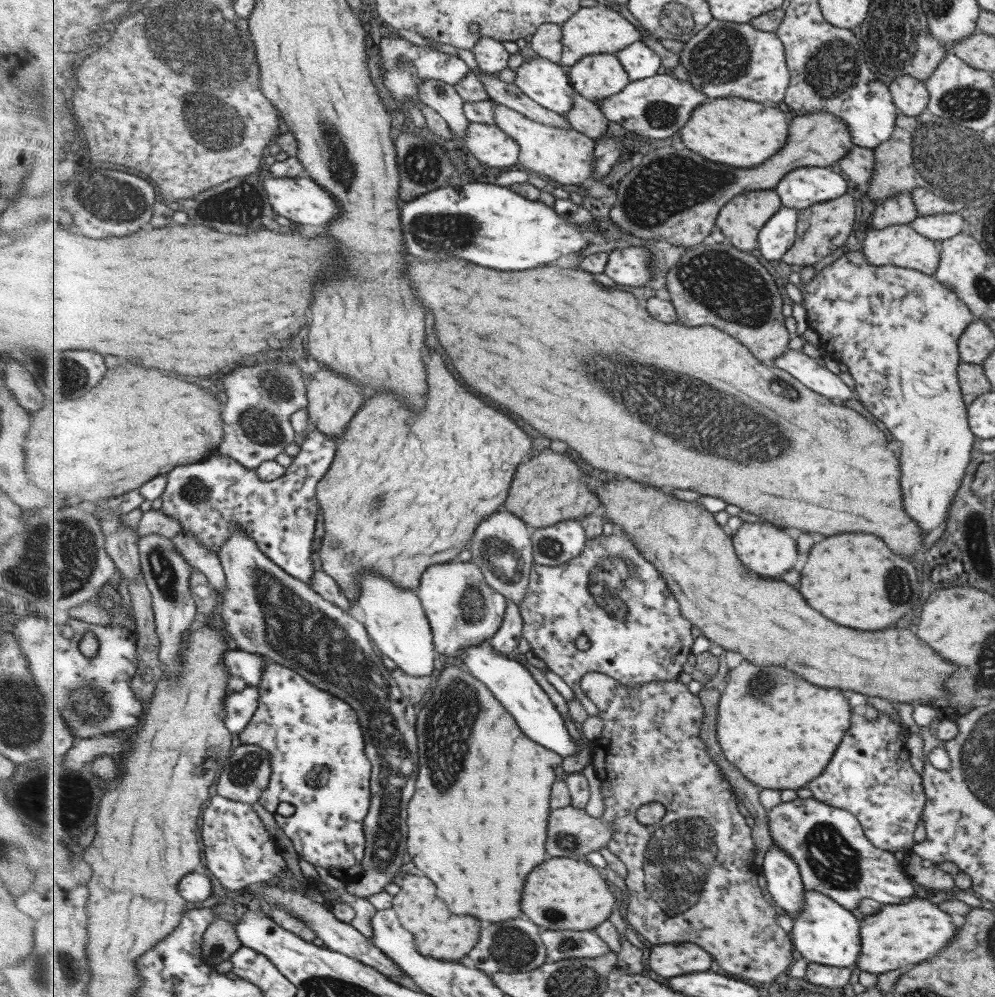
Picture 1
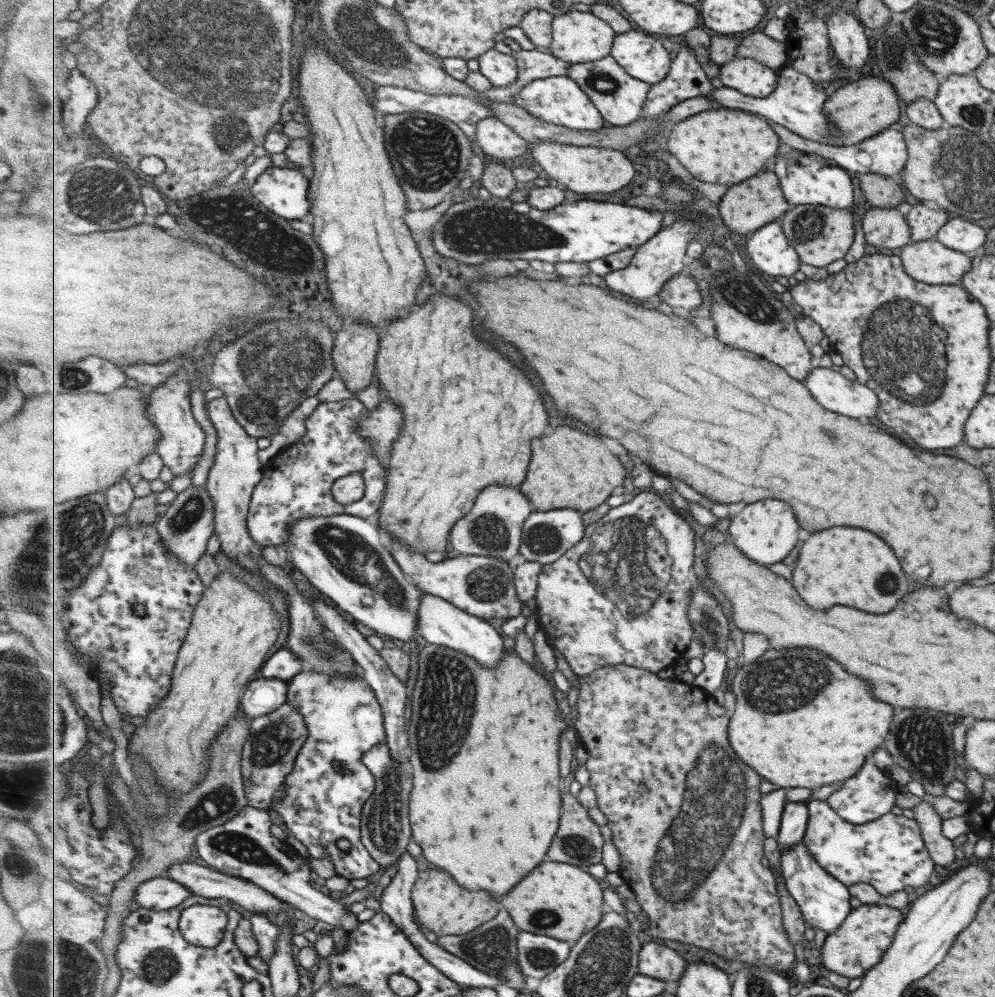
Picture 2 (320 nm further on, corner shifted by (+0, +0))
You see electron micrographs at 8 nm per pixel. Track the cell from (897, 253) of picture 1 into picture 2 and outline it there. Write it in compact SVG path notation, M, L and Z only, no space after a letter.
M934 238L908 242L896 252L903 272L927 285L958 285L971 268L971 257L948 249Z

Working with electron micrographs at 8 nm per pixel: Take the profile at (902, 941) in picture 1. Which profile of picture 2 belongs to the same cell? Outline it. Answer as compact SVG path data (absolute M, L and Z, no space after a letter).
M882 903L864 904L851 910L842 924L824 938L820 947L819 965L848 979L861 977L881 958L882 952L890 945L904 912Z

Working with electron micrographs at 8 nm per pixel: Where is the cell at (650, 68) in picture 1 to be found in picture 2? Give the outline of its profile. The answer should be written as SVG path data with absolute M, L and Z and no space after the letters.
M634 29L615 35L612 55L631 76L652 85L670 76L674 64L669 50L657 38Z

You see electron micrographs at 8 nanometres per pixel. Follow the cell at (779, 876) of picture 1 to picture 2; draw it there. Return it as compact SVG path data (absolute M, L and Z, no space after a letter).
M788 801L782 816L780 833L778 834L782 854L804 840L809 819L808 802Z

